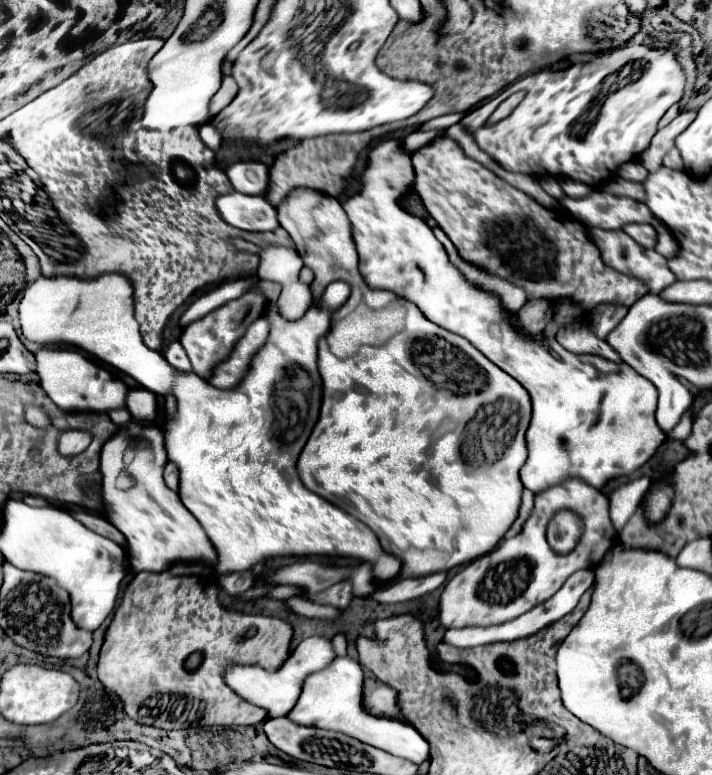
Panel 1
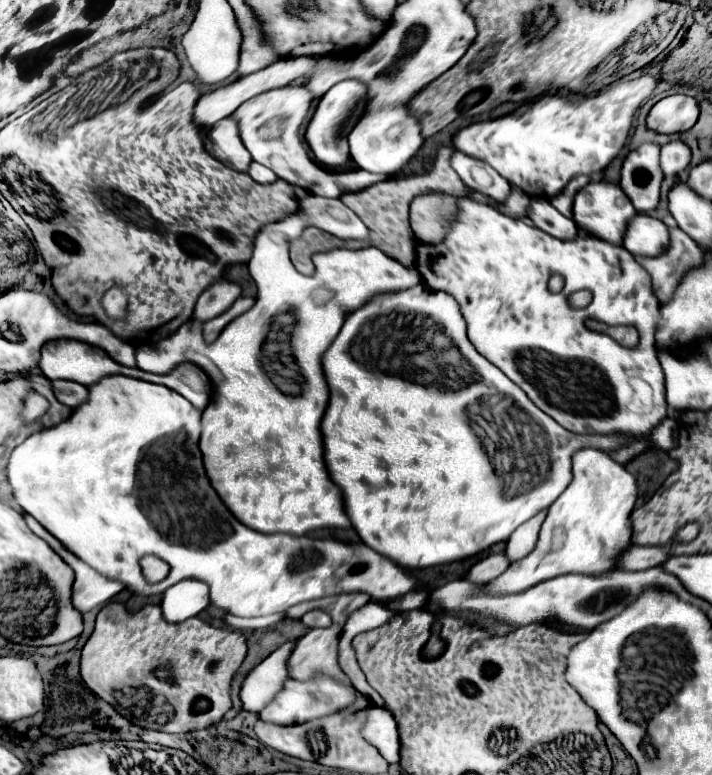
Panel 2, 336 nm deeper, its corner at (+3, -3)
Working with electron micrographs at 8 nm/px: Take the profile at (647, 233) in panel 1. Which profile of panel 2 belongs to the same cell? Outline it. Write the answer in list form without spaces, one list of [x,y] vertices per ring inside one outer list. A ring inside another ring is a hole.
[[[636,214],[626,226],[624,248],[634,256],[656,256],[666,250],[668,238],[670,232],[662,220],[648,214]]]

